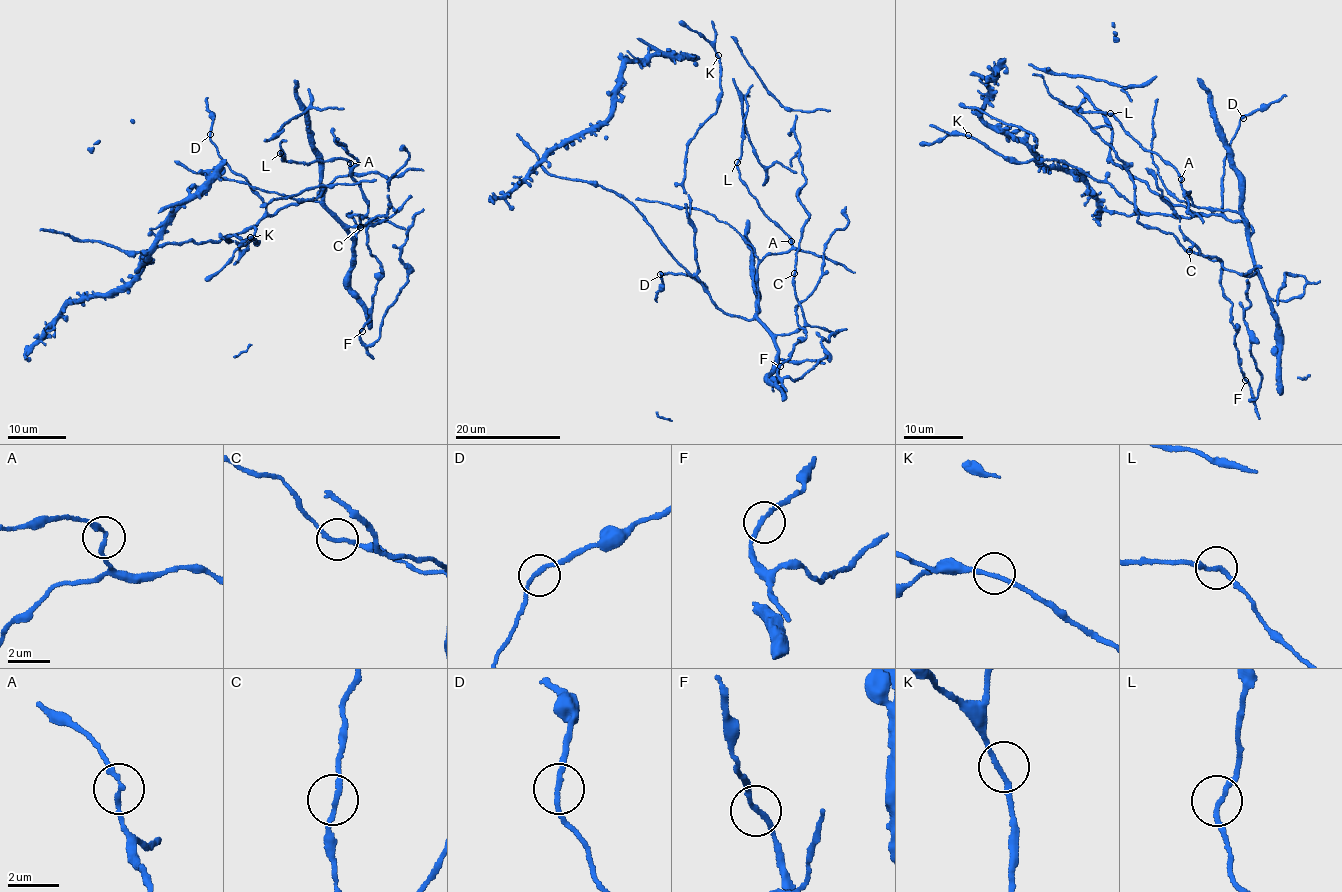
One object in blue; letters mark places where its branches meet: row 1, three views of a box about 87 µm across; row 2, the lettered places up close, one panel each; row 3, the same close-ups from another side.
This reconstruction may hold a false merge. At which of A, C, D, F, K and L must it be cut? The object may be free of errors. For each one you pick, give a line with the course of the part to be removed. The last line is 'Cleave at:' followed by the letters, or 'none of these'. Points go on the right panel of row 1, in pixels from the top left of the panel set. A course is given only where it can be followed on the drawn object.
Cleave at: none of these

